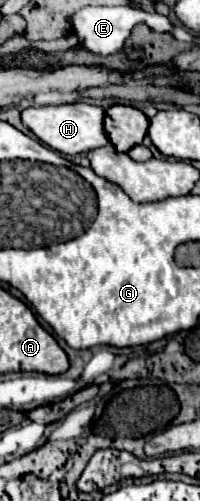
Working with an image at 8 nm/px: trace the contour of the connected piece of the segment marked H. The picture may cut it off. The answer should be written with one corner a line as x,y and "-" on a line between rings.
75,102
75,104
63,104
63,106
39,106
39,108
27,108
23,110
23,124
47,146
53,150
75,156
75,154
85,154
89,150
101,148
109,144
109,138
103,128
105,120
105,110
101,106
91,106
85,102

